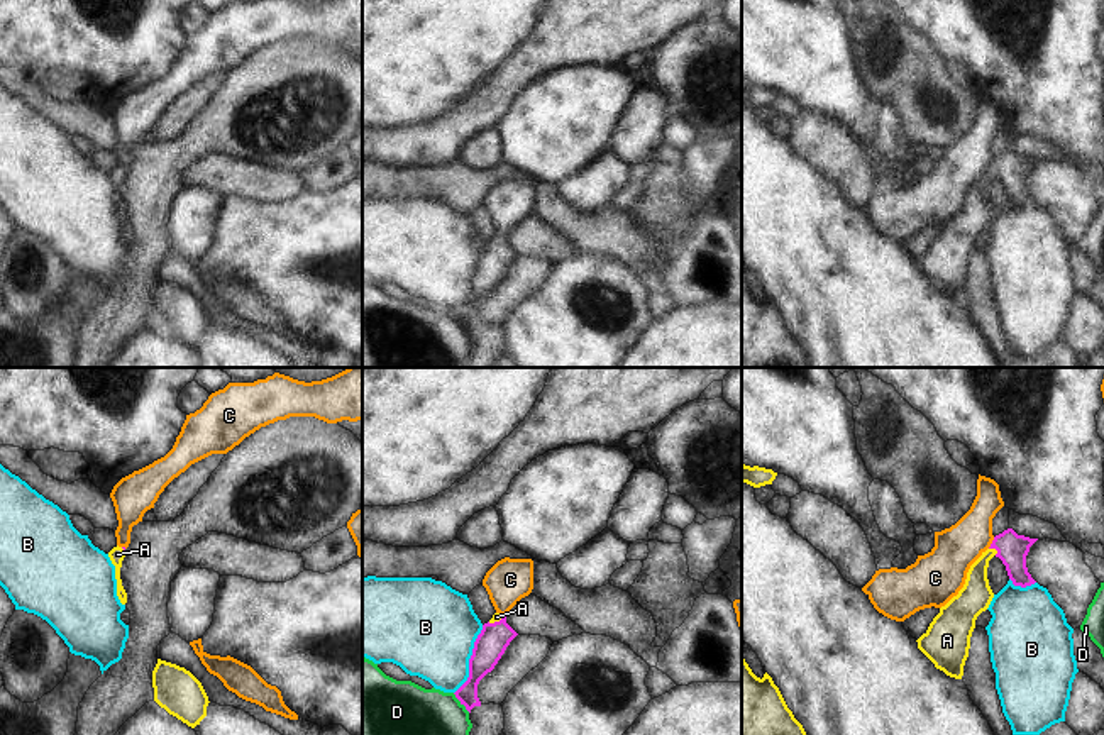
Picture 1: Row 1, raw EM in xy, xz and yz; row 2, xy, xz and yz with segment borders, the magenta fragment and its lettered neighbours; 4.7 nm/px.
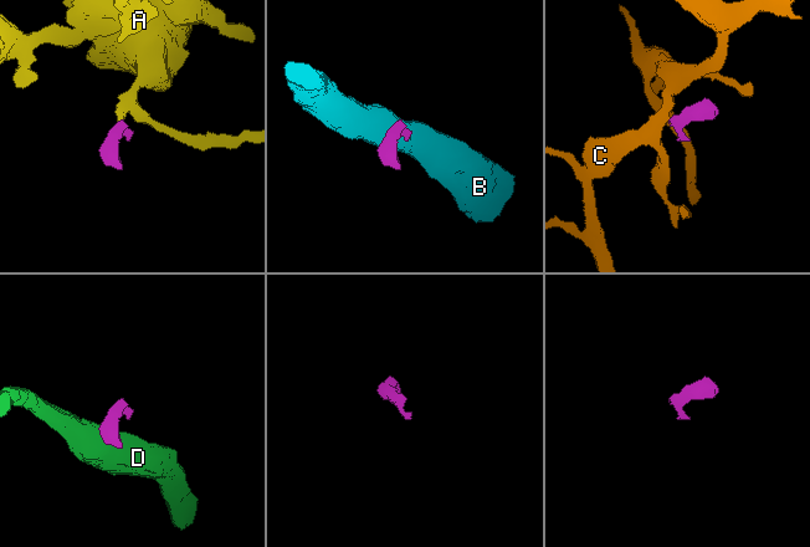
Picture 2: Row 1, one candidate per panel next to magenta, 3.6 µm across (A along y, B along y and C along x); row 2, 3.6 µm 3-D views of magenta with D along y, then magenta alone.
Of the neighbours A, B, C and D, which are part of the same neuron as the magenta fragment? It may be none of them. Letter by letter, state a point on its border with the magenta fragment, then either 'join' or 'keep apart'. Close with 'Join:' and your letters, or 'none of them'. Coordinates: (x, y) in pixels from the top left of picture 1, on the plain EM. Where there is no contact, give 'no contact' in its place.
A: yz (994, 168) | join
B: xz (469, 280) | keep apart
C: yz (993, 163) | keep apart
D: xz (461, 324) | keep apart
Join: A

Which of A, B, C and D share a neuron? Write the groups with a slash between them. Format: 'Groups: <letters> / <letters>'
Groups: A / B / C / D

